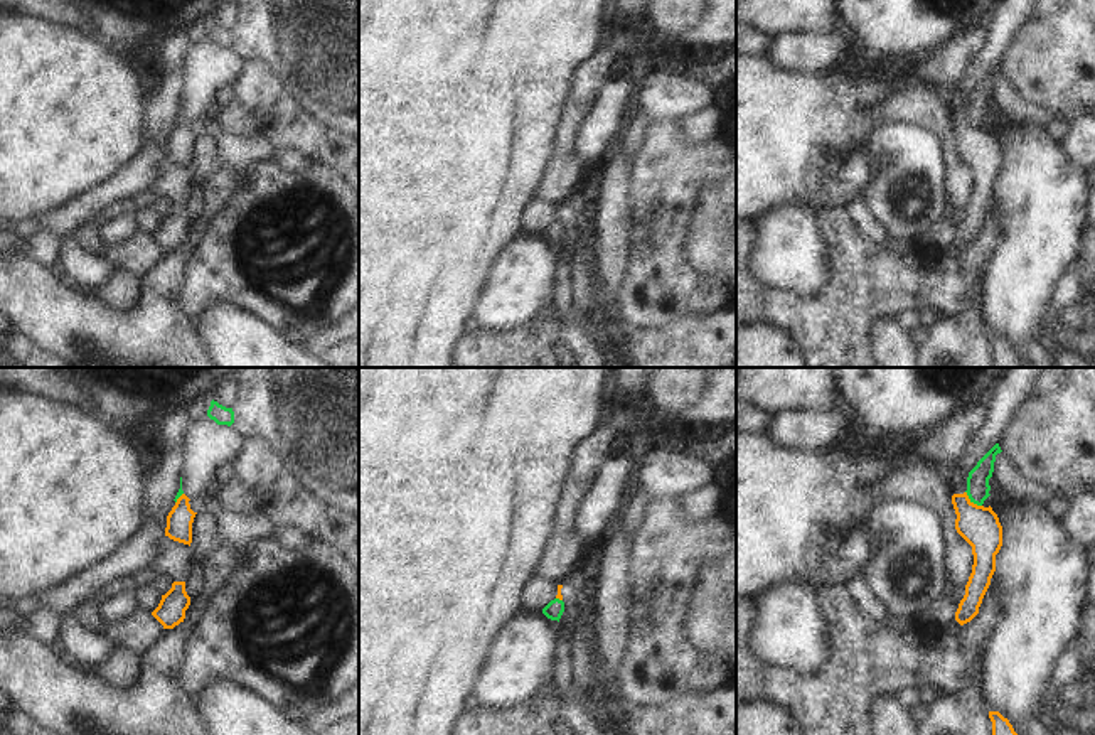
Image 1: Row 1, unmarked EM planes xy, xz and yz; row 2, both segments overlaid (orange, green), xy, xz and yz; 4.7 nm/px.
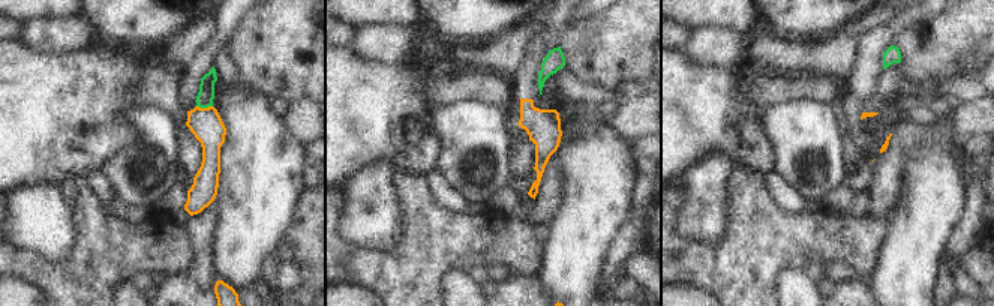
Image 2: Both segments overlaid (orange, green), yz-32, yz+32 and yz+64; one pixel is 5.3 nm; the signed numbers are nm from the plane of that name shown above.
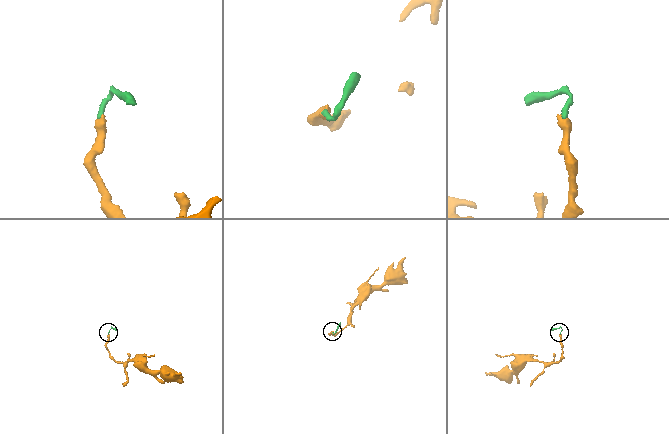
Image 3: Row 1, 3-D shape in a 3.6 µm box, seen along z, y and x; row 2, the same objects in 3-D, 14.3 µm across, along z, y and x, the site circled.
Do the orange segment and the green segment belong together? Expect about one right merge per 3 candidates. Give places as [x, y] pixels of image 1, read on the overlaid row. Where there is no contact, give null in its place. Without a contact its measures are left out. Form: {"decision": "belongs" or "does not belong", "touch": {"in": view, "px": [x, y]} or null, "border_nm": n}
{"decision": "does not belong", "touch": {"in": "yz", "px": [972, 503]}, "border_nm": 110}

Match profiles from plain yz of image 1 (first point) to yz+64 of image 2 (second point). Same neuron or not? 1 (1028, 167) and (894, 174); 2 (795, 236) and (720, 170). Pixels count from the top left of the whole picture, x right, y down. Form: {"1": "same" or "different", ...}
{"1": "different", "2": "same"}

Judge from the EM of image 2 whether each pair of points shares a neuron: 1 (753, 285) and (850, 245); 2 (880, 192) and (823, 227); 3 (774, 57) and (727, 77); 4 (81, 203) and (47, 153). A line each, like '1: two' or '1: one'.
1: one
2: two
3: two
4: two

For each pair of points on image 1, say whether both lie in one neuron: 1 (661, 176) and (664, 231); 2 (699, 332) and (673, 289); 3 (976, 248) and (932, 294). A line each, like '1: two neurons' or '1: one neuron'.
1: one neuron
2: two neurons
3: two neurons

